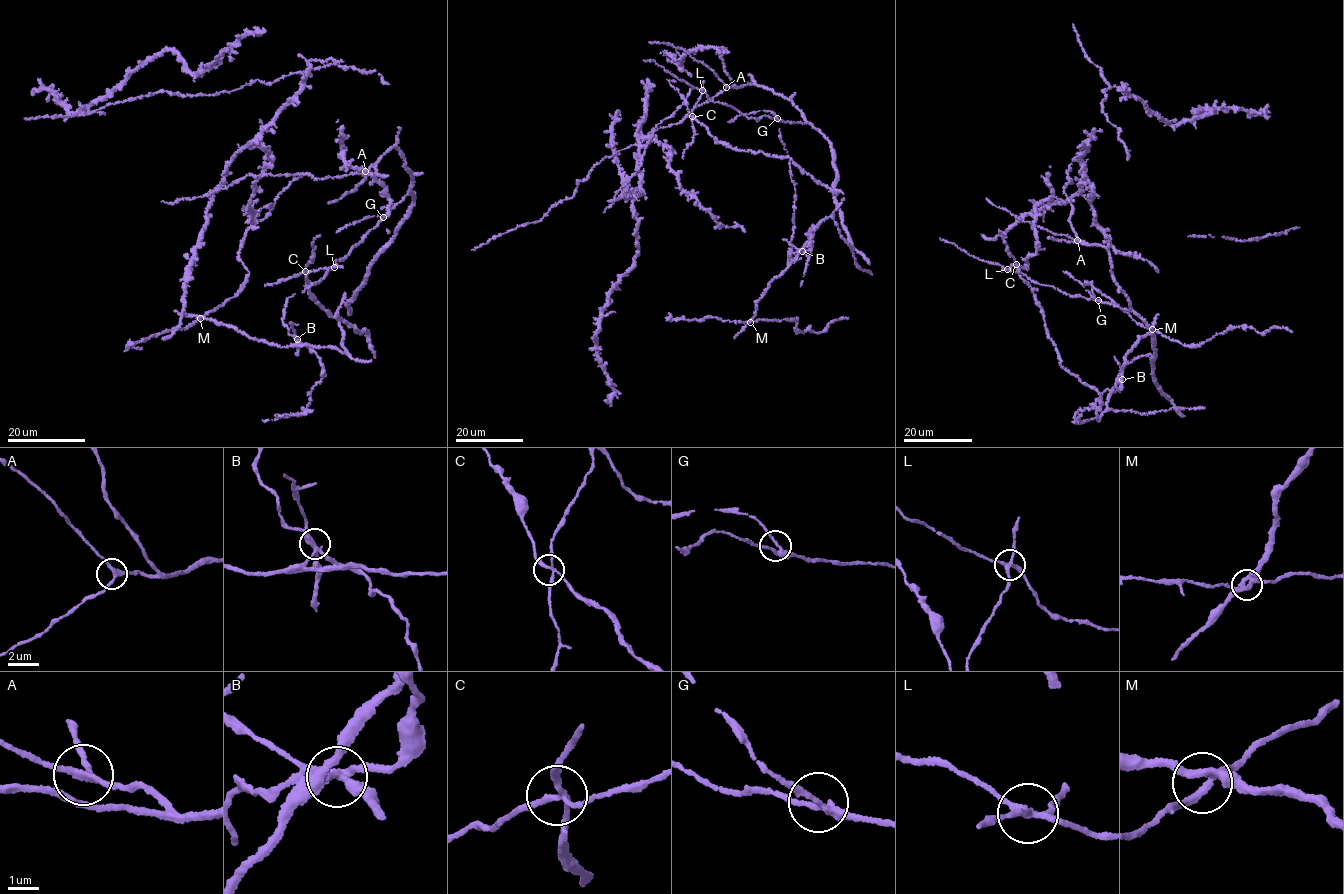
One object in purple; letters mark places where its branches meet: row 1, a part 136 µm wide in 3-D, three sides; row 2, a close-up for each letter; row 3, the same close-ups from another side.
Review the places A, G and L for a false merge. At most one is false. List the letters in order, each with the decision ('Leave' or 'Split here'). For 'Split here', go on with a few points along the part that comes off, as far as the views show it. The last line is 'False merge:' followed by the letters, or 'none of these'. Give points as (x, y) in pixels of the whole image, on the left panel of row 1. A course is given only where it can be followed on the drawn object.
A: Leave
G: Leave
L: Split here. Course of the part to remove: (334, 267), (306, 272), (309, 293), (367, 332), (369, 360), (203, 316), (243, 289), (247, 230), (302, 176)
False merge: L

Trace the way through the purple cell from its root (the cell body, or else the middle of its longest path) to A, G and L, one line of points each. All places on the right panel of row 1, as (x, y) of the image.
A: (1127, 295), (1111, 273), (1108, 250), (1100, 245), (1077, 240)
G: (1127, 295), (1131, 310), (1098, 300)
L: (1127, 295), (1131, 310), (1081, 295), (1070, 295), (1007, 269)

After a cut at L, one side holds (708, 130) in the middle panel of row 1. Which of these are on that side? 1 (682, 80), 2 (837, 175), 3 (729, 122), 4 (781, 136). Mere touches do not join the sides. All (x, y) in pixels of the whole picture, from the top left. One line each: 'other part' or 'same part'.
1: other part
2: other part
3: other part
4: other part

